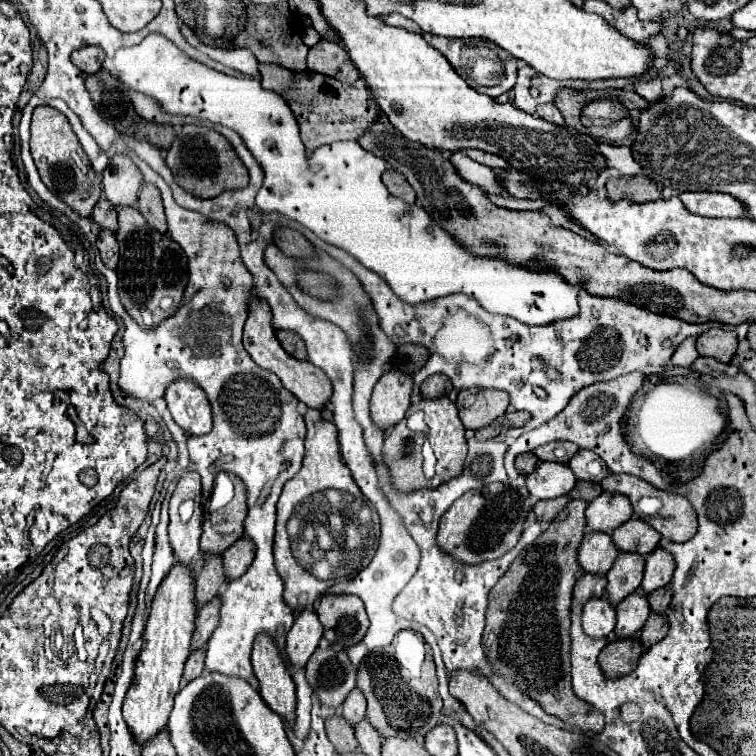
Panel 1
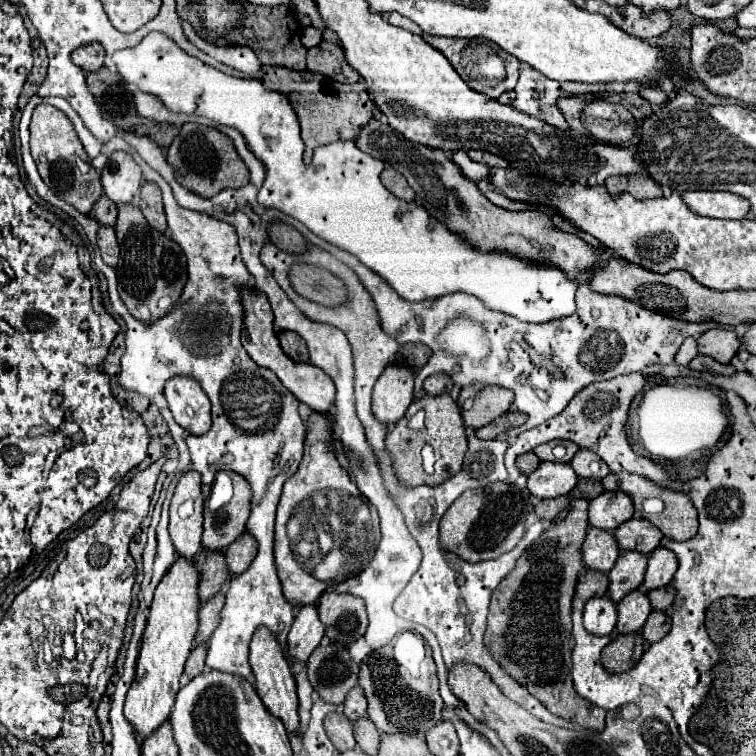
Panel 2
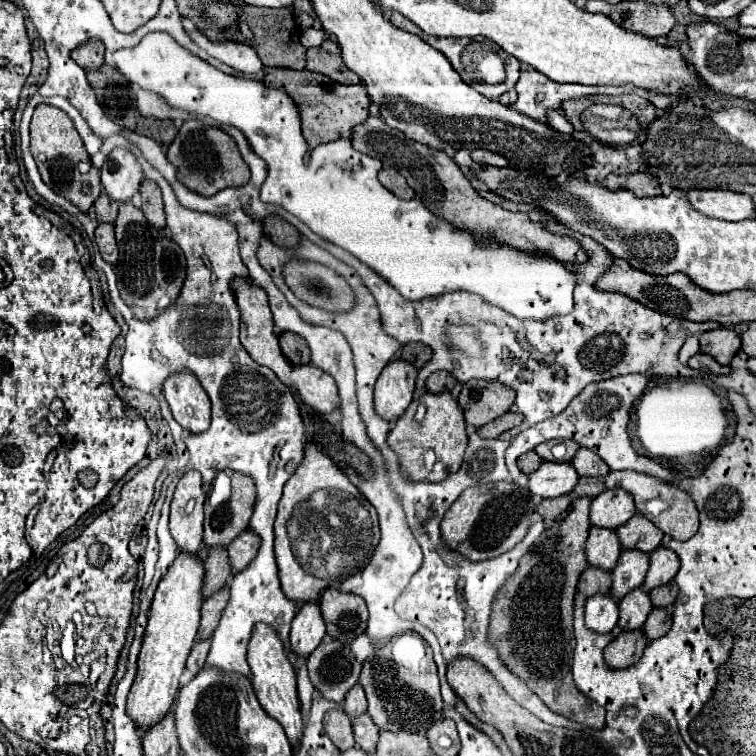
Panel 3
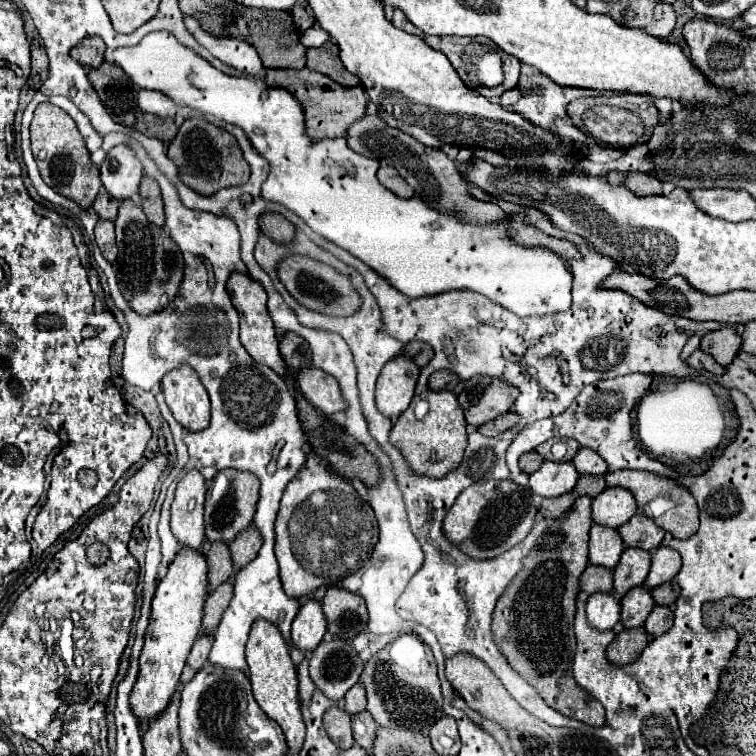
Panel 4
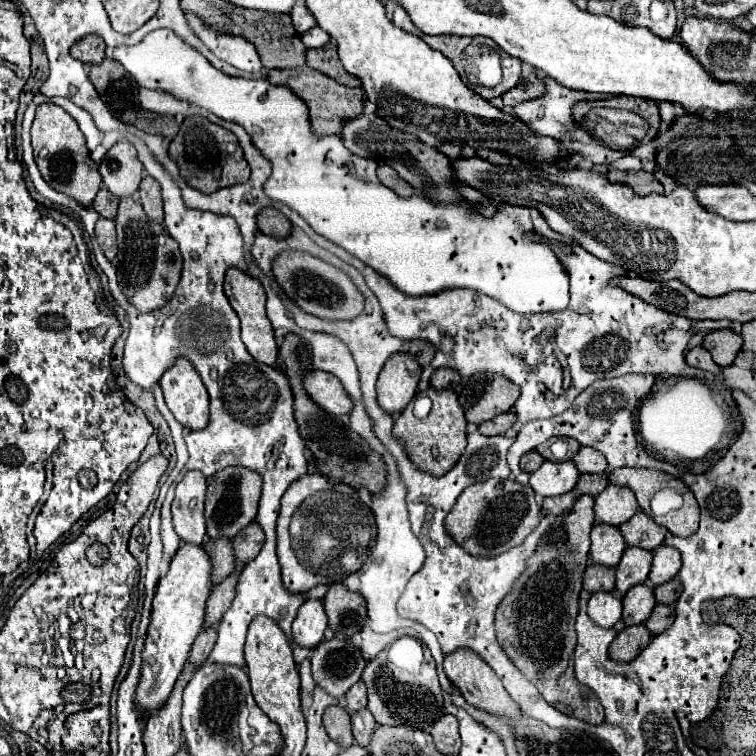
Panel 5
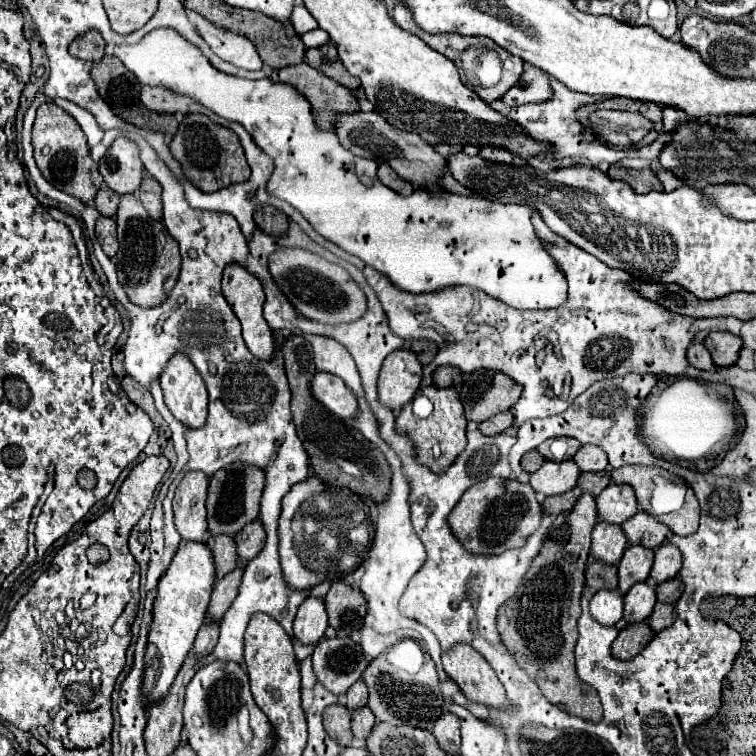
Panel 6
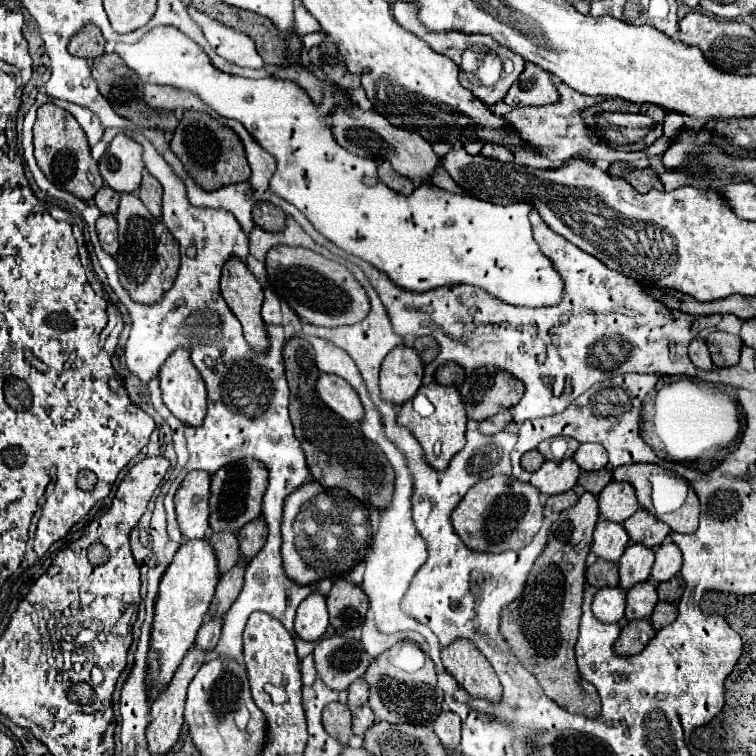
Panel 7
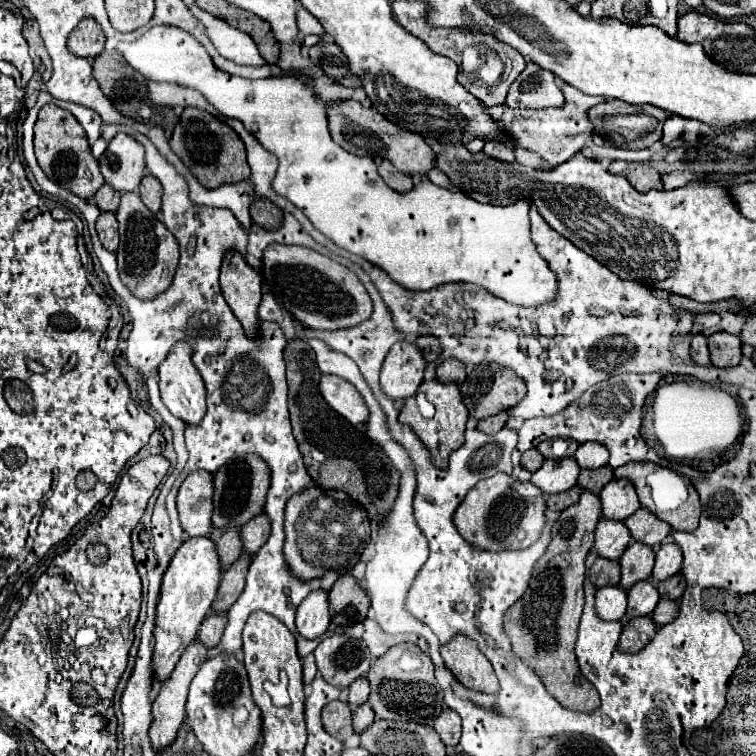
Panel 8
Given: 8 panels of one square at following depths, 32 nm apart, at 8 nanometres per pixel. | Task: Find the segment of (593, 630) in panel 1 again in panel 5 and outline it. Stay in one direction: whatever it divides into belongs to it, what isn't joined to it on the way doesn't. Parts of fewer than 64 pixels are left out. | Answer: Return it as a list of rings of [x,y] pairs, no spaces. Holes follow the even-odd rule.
[[[594,592],[590,602],[588,602],[588,616],[602,628],[612,628],[620,618],[622,618],[622,598],[616,598],[614,592]]]

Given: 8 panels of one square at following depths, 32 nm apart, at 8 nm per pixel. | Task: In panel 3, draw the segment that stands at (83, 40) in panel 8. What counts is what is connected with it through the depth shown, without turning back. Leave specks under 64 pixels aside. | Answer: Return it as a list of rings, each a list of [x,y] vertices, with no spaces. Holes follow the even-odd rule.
[[[88,40],[72,50],[72,60],[86,70],[96,70],[104,64],[104,44],[100,40]]]

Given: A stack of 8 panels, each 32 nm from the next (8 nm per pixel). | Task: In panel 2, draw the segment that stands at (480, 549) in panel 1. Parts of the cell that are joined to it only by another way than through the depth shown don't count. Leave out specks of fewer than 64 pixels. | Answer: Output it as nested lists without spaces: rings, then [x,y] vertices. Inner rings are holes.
[[[494,482],[482,488],[466,490],[440,520],[440,544],[466,562],[498,558],[512,550],[526,532],[526,518],[534,510],[530,492],[506,482]]]

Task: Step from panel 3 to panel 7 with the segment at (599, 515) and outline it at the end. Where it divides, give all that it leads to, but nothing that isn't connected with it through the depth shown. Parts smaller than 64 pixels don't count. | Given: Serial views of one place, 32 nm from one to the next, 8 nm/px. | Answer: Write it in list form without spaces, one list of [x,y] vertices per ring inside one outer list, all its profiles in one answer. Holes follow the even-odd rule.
[[[612,480],[600,492],[598,502],[600,502],[600,514],[612,522],[624,522],[640,508],[632,484],[616,482],[616,480]]]

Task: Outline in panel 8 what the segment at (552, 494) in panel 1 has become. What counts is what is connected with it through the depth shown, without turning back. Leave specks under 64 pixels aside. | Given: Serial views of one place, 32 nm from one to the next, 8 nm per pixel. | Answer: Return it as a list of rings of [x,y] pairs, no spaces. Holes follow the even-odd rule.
[[[572,456],[562,460],[544,460],[544,464],[532,474],[532,484],[538,486],[544,494],[566,492],[576,484],[580,466]]]

